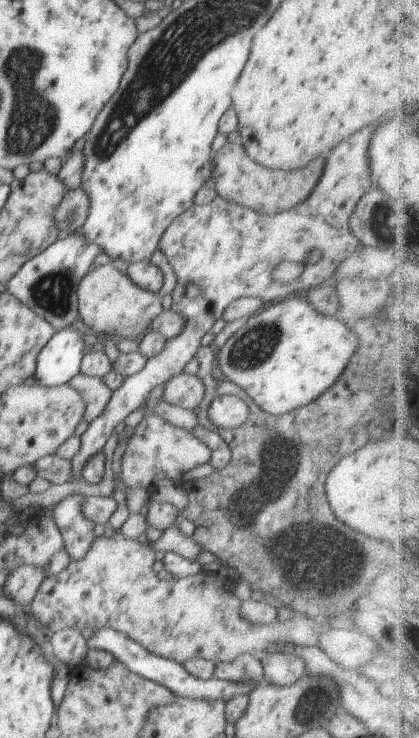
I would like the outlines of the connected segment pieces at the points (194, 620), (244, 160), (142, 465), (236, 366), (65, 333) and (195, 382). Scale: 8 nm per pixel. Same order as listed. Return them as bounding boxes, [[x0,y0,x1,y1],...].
[[28,531,318,664],[211,142,324,214],[121,415,211,488],[218,294,358,414],[34,327,86,387],[163,373,204,409]]

